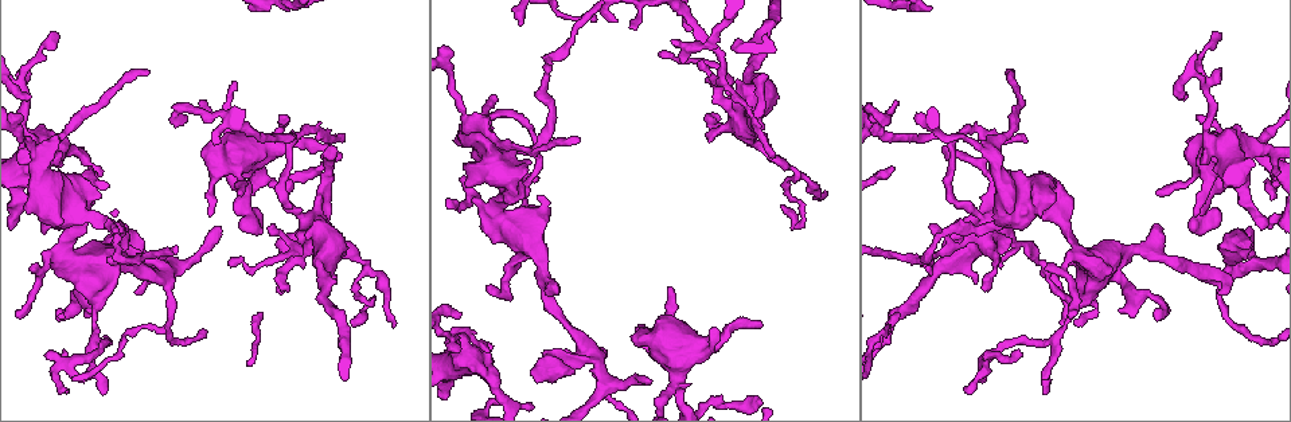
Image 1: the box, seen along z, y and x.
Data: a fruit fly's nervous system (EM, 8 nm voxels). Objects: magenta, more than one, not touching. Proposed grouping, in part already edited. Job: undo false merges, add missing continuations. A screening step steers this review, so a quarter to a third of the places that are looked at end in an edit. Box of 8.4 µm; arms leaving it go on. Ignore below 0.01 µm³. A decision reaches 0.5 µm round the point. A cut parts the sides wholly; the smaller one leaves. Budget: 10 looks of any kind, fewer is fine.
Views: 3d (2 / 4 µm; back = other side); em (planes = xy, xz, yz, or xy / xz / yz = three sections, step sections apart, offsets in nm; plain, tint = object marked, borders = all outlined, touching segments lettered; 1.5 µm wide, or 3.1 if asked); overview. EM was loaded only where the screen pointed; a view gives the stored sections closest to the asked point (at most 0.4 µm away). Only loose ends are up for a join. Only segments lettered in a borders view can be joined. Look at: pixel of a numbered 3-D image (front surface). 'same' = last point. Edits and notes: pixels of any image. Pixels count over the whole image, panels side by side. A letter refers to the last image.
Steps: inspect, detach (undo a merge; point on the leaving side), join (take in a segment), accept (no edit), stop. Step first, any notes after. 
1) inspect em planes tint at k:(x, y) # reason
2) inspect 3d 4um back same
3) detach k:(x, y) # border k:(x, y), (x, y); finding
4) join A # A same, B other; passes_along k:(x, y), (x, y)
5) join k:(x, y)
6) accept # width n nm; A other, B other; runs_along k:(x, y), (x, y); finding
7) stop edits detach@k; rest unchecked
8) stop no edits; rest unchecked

inspect 3d 4um at 1:(719, 96) # abrupt turn

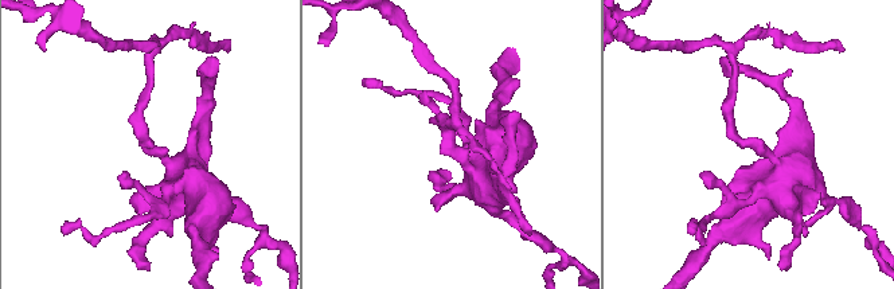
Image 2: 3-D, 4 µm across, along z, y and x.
inspect em xy step 8 tint at 2:(144, 140)

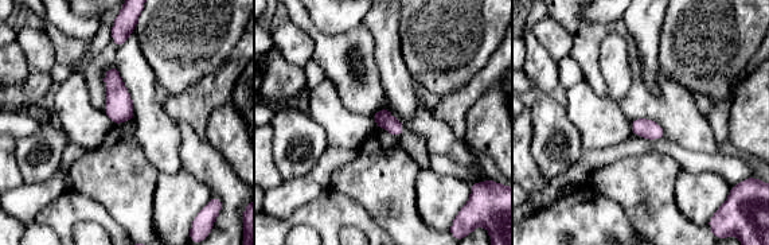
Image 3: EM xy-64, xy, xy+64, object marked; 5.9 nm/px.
inspect em xy step 8 borders same

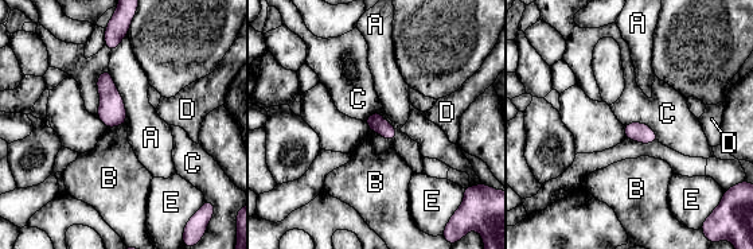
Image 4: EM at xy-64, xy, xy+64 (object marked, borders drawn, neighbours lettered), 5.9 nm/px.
detach 4:(377, 117) # width 110 nm; longest_contact A 340 nm; A other, B other, C other, D other, E other; a second neuron is stuck on

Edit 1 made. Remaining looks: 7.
inspect 3d 2um at 1:(230, 263) # thin end

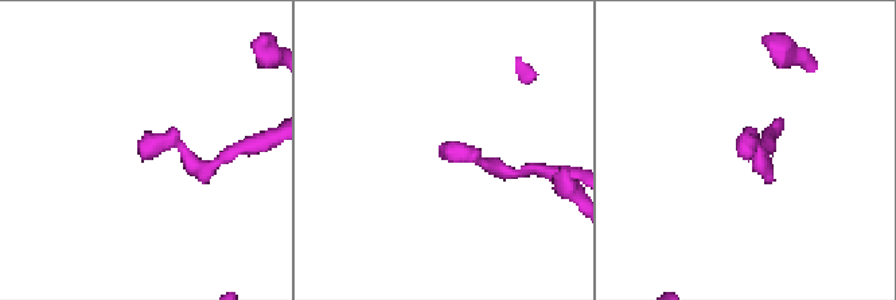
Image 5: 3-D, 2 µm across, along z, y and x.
inspect em yz step 8 borders at 5:(751, 158) # now the EM

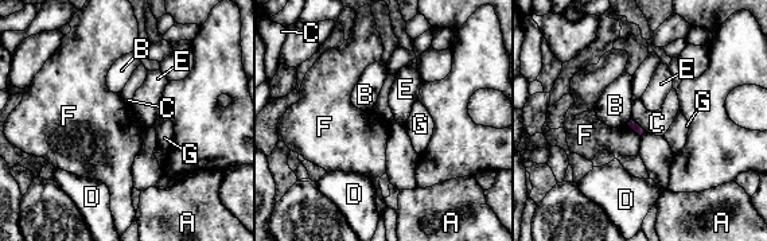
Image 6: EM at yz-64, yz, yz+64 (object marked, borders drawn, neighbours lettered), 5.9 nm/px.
inspect em planes borders same # another direction

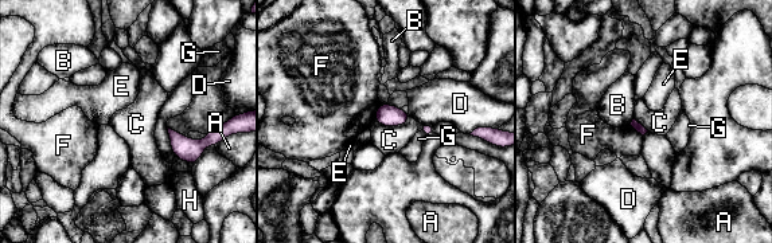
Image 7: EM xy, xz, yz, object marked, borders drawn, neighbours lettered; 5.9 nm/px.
accept # A other, B other, C other, D other, E other, F other, G other, H other; border 7:(412, 117), (392, 126), (374, 121); no lettered segment goes on from it

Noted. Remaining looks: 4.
inspect 3d 2um at 1:(146, 71) # long arm stops here

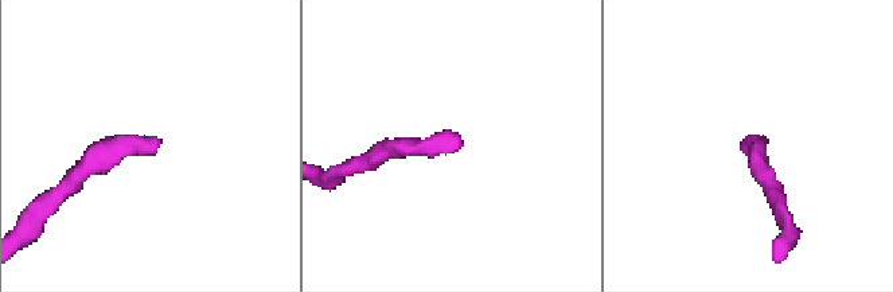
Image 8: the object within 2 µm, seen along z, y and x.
inspect em planes borders at 8:(459, 136) # now the EM

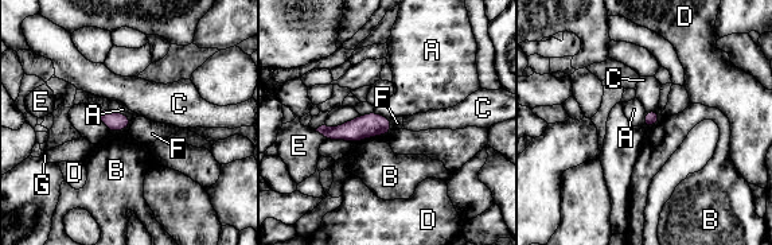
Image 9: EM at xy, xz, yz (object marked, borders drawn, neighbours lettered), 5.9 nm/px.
accept # A other, B other, C other, D other, E other, F other, G other; border 9:(374, 111), (390, 119); no lettered segment goes on from it

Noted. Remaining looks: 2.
stop edits detach@4; rest unchecked

